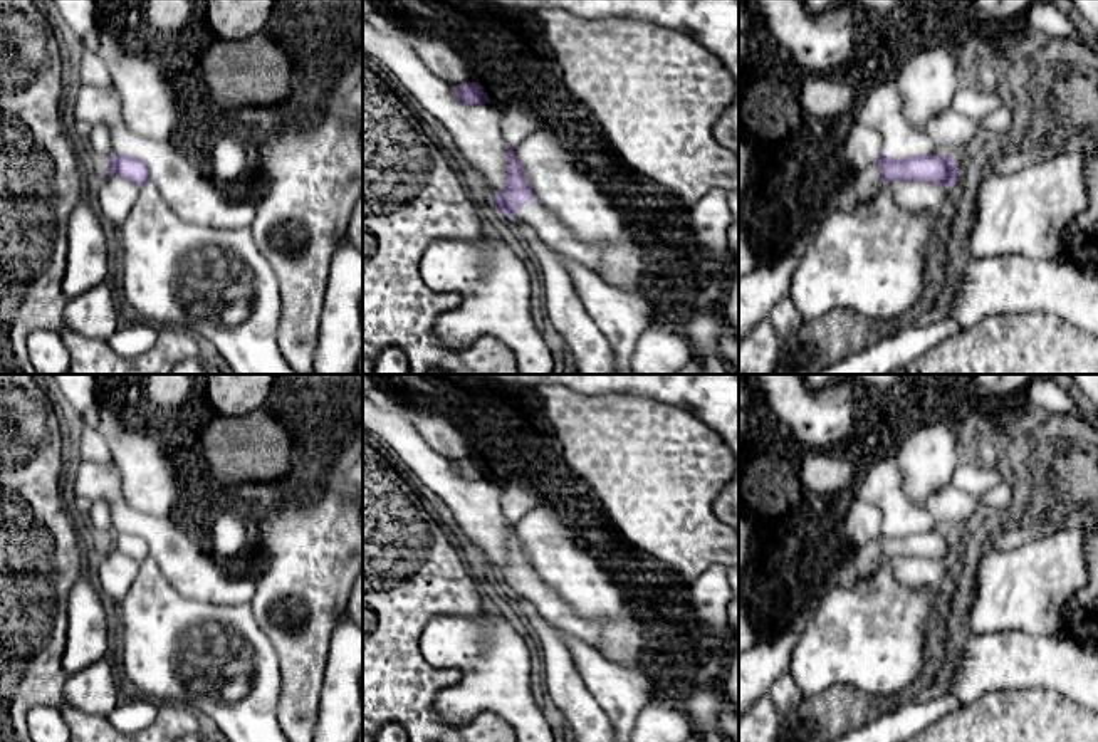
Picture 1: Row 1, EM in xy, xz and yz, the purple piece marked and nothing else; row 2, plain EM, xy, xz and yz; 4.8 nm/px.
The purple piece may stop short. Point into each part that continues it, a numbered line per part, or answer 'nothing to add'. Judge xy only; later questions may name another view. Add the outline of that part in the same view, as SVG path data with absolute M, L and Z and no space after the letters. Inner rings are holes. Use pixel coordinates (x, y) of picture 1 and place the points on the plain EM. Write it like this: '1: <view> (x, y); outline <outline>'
nothing to add

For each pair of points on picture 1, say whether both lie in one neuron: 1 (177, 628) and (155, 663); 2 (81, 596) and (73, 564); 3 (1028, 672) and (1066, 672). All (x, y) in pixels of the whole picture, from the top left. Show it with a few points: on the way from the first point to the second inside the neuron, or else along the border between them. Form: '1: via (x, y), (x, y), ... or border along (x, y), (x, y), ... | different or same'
1: via (173, 637), (162, 655) | same
2: border along (88, 566), (69, 595), (67, 616) | different
3: via (1038, 672), (1056, 672) | same

